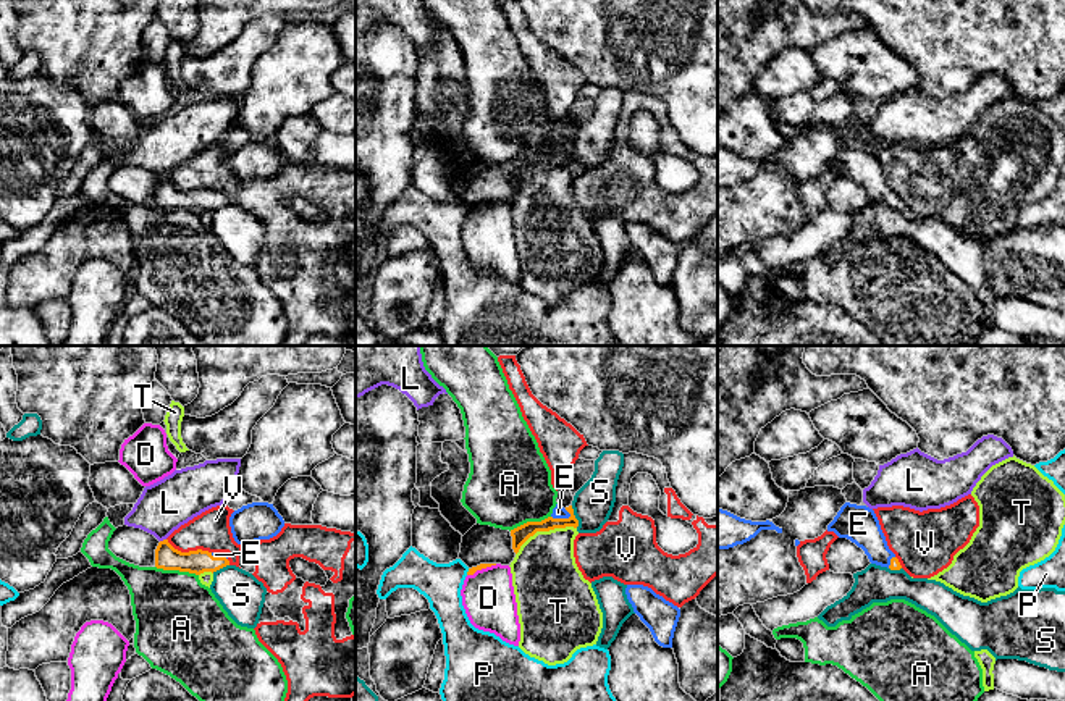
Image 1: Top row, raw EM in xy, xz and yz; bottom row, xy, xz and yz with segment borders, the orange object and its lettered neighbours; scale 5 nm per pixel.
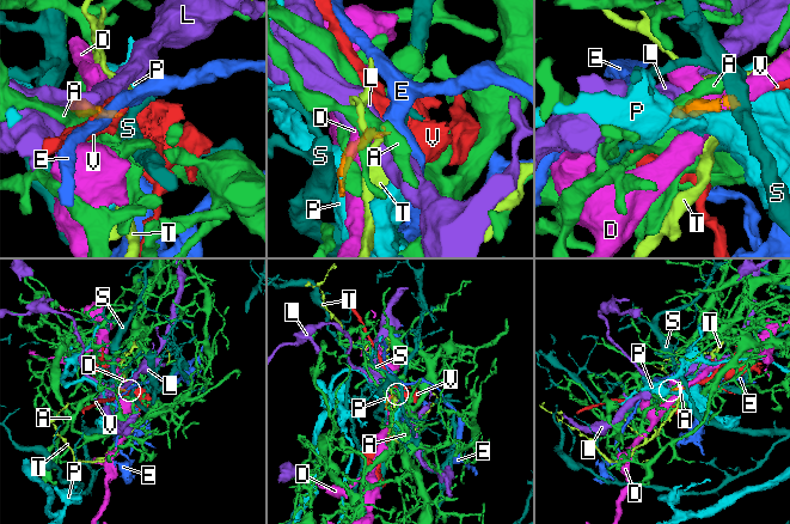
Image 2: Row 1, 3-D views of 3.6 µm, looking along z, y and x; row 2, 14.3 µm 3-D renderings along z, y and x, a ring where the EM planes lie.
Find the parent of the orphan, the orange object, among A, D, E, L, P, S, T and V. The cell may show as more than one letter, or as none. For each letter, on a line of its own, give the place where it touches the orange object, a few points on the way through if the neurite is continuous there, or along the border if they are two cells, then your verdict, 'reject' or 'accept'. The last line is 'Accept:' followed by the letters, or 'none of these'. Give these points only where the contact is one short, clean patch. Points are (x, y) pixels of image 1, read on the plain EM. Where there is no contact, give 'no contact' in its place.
A: xy (176, 207) | reject
D: xz (482, 205) | reject
E: xz (561, 157) | across xz (519, 173), (532, 165), (561, 157), (558, 151) | accept
L: xy (164, 178) | along xy (165, 176), (160, 180) | reject
P: xz (467, 210) | along xz (469, 207), (466, 212) | reject
S: xz (574, 155) | along xz (571, 144), (577, 165) | reject
T: xz (543, 168) | along xz (576, 165), (537, 168), (516, 193) | reject
V: xy (189, 189) | along xy (167, 176), (181, 189), (207, 188), (210, 191) | reject
Accept: E

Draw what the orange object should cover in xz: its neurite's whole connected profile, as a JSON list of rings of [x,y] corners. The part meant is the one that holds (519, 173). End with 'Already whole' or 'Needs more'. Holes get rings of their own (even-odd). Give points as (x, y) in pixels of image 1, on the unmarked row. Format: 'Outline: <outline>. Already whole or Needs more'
Outline: [[[556,142],[556,145],[553,147],[553,152],[541,158],[541,160],[527,160],[514,168],[511,168],[511,174],[512,174],[512,187],[517,192],[520,184],[530,176],[533,174],[537,170],[549,170],[554,166],[566,166],[566,165],[579,165],[579,158],[574,153],[574,147],[572,144],[569,145],[562,145],[559,142]]]. Needs more

